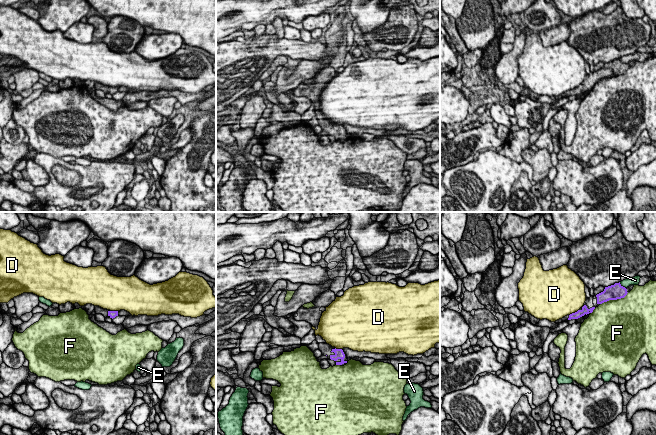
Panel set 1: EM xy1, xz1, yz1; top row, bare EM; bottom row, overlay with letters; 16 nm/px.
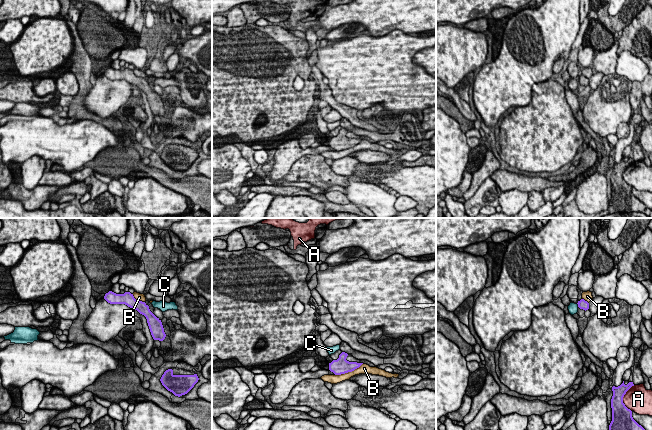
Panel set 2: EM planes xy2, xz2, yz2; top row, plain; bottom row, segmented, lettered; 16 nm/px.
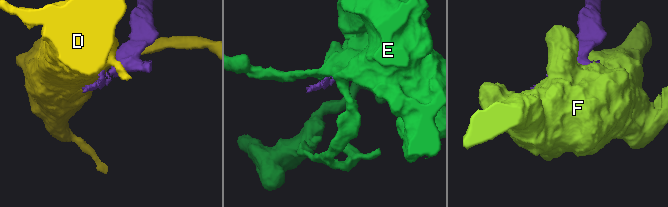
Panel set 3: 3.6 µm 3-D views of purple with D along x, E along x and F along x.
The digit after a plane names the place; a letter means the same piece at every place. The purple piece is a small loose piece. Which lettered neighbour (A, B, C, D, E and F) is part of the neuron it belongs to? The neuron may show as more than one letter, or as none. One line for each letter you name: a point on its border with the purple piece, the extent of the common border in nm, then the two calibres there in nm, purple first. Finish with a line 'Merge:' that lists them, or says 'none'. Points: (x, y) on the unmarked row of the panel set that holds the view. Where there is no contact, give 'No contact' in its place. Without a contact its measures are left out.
Merge: none

